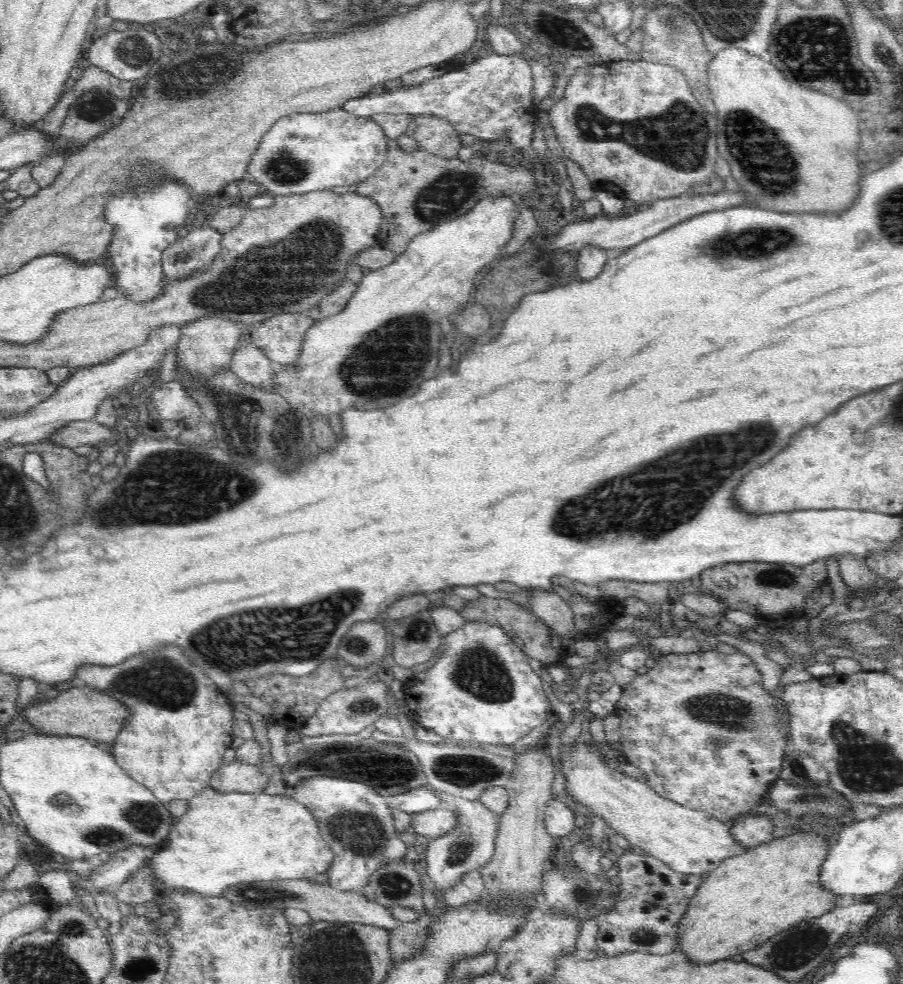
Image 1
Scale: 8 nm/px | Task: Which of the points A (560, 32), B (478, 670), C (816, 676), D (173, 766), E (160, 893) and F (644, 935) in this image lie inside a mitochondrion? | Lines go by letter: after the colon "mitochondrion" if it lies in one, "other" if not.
A: mitochondrion
B: mitochondrion
C: other
D: other
E: other
F: mitochondrion

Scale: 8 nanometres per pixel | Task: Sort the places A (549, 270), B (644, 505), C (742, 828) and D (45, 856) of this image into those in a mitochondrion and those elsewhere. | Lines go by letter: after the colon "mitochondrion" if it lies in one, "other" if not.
A: other
B: mitochondrion
C: other
D: other

